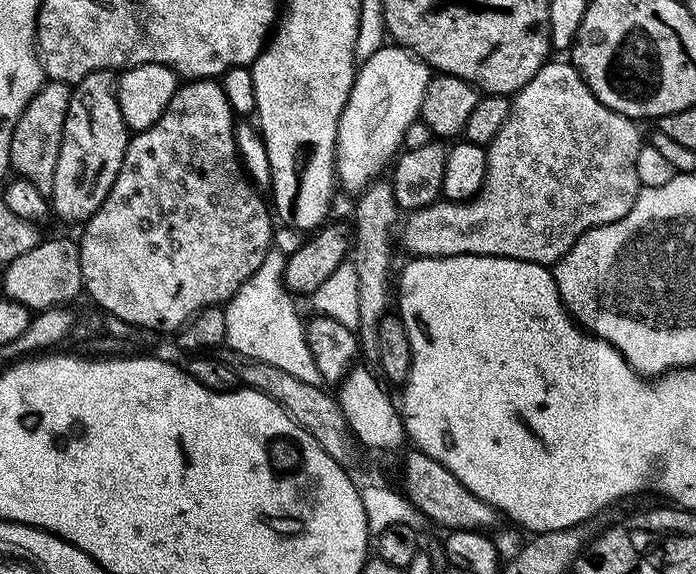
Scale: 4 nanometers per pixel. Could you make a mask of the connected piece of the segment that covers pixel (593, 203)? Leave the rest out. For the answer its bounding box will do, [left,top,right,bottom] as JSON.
[398,60,642,266]

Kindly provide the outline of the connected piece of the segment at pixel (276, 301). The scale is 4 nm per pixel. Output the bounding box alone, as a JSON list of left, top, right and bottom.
[224,251,324,386]

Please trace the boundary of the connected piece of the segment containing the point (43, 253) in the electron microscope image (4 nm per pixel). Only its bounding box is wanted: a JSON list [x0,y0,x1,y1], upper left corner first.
[2,236,84,310]

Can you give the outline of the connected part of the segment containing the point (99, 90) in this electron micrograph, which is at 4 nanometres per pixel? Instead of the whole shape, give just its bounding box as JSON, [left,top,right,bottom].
[50,70,130,222]

